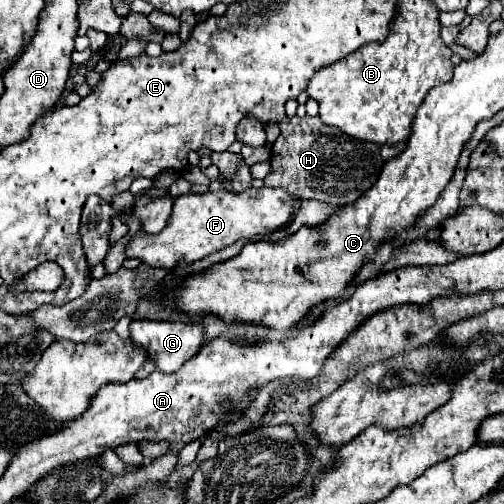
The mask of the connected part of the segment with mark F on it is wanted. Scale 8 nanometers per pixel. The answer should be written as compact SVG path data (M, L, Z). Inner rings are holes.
M246 188L238 194L234 192L206 192L206 194L186 194L174 200L174 210L168 226L160 234L136 232L126 244L124 254L128 258L140 258L144 264L154 268L174 268L180 264L196 262L236 240L254 240L282 228L292 214L298 210L298 200L282 188Z

